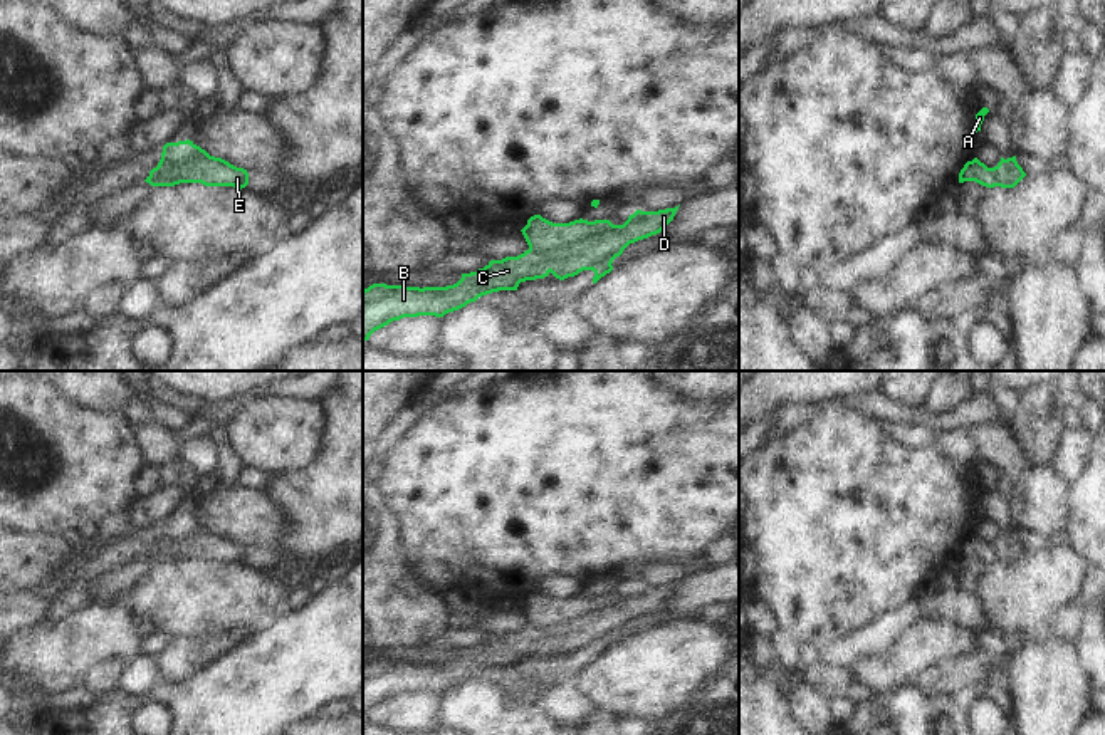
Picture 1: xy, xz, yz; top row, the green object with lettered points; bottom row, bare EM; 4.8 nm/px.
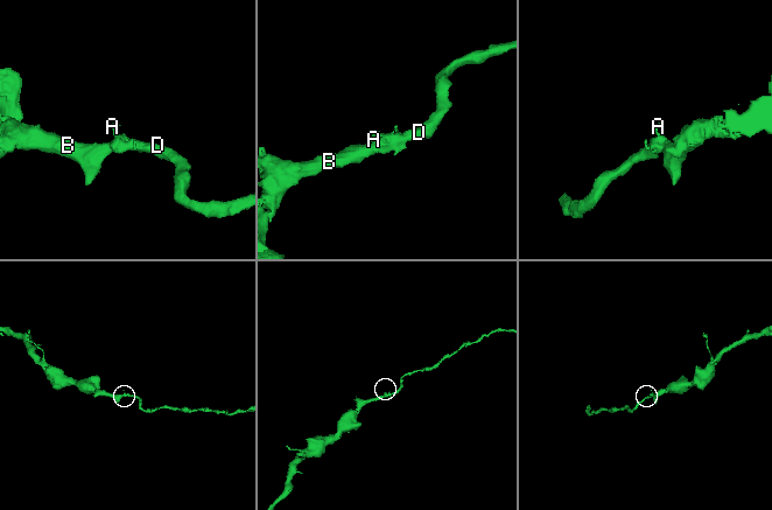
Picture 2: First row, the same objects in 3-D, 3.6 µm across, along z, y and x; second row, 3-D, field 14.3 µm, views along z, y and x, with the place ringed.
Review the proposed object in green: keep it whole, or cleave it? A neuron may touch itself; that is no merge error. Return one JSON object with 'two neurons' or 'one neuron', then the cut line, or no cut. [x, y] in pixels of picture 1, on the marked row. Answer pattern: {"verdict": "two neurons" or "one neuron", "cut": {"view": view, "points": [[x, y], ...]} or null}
{"verdict": "one neuron", "cut": null}

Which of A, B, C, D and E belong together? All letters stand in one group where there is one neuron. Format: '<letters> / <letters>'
A B C D E

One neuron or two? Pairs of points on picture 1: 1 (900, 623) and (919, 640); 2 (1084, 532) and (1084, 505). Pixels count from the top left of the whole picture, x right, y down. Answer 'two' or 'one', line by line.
1: two
2: one

